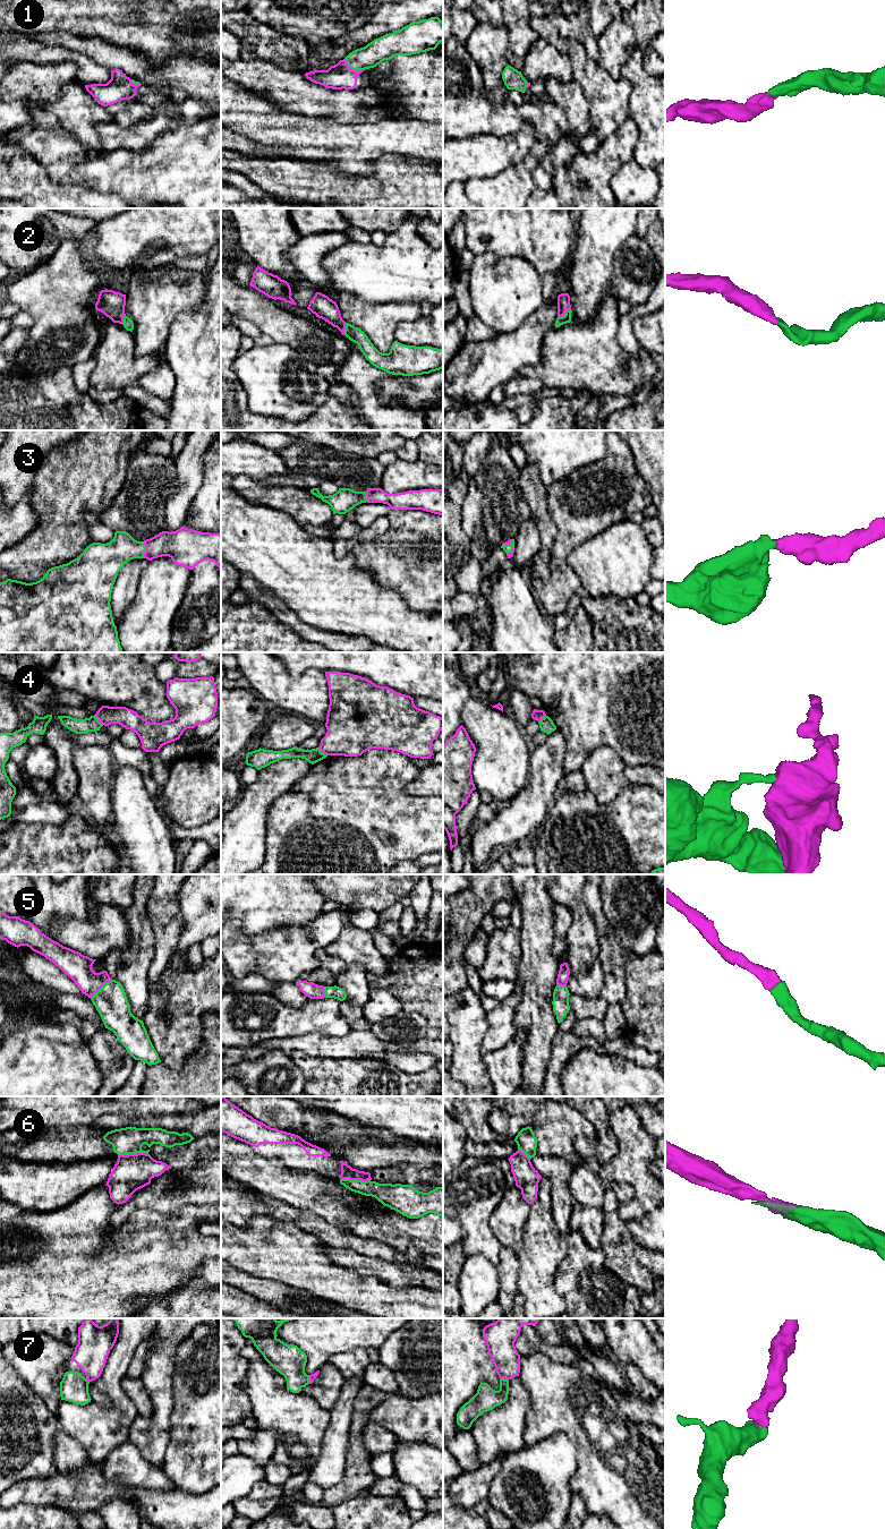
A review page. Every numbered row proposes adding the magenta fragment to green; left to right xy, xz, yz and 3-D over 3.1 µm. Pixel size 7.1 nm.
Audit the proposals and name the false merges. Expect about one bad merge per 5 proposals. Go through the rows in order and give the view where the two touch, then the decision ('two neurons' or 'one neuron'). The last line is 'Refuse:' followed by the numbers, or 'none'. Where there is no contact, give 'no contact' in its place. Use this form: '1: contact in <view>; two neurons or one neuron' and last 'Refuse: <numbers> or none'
1: contact in xz; one neuron
2: contact in yz; one neuron
3: contact in xy; one neuron
4: contact in xy; two neurons
5: contact in xy; one neuron
6: contact in xy; one neuron
7: contact in yz; one neuron
Refuse: 4

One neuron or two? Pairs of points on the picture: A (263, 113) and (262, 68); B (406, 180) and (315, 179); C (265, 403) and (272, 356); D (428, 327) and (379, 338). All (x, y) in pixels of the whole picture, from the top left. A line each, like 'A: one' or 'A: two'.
A: two
B: one
C: one
D: two

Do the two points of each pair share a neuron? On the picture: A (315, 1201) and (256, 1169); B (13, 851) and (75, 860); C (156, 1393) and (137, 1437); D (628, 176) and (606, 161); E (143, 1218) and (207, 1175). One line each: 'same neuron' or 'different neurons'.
A: same neuron
B: same neuron
C: same neuron
D: different neurons
E: different neurons

